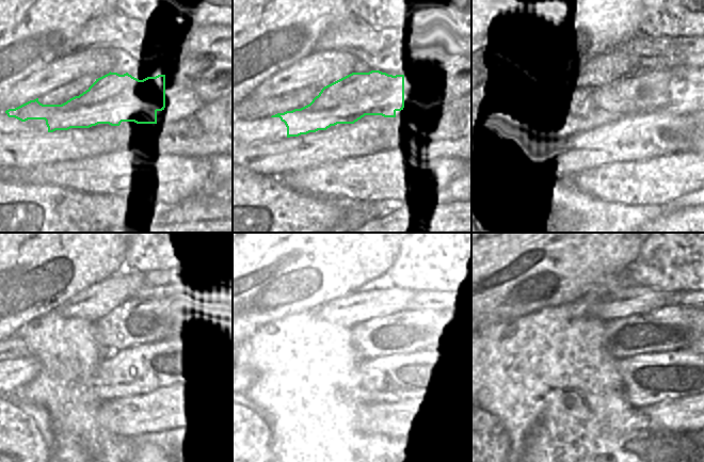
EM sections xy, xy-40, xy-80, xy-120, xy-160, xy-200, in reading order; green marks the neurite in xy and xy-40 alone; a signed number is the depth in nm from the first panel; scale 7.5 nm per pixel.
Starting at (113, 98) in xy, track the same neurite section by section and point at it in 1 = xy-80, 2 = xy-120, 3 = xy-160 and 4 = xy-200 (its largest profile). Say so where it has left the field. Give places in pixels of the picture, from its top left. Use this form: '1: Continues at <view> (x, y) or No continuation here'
1: Continues at xy-80 (636, 92)
2: Continues at xy-120 (134, 323)
3: Continues at xy-160 (408, 331)
4: Continues at xy-200 (676, 327)

